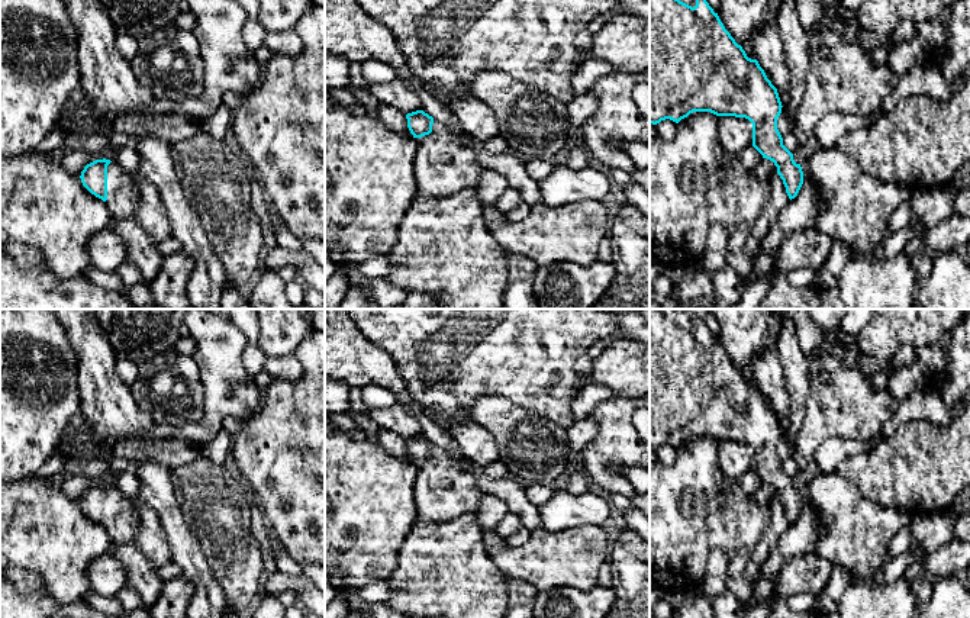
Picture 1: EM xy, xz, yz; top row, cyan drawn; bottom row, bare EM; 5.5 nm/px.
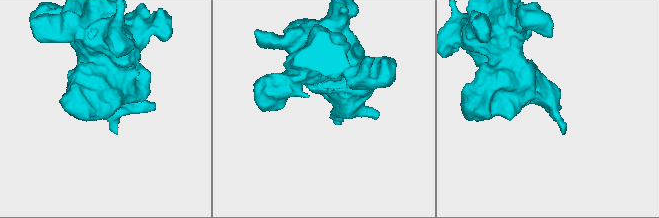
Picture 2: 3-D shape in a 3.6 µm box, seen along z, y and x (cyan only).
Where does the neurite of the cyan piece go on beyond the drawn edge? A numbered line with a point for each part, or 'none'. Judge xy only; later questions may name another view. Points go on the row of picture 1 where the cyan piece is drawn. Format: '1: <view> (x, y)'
1: xy (122, 187)

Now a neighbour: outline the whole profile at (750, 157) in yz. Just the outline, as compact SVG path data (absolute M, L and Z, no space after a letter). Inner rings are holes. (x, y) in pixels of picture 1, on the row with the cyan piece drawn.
M748 145L744 151L737 154L737 158L748 170L754 170L764 160L753 145Z

